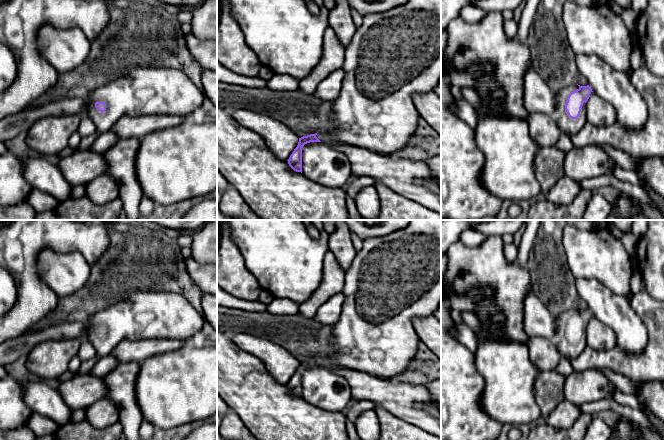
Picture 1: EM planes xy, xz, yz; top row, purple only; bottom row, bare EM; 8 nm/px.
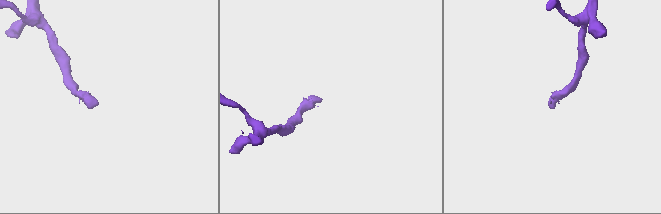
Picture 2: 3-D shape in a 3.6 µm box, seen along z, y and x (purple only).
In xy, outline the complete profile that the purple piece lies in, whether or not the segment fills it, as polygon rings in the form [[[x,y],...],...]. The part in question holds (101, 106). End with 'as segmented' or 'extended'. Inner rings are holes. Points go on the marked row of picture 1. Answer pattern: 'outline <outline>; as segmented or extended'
outline [[[138,68],[92,91],[85,99],[85,114],[91,118],[100,134],[109,132],[123,116],[196,115],[204,99],[202,90],[178,69]]]; extended

